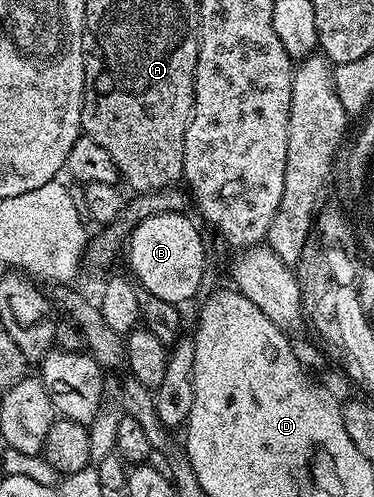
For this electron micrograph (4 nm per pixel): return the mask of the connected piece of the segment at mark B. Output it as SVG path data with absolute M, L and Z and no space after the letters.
M160 212L141 220L129 233L126 246L126 256L128 252L130 266L139 280L137 283L154 294L156 298L177 306L184 305L184 302L195 296L202 284L206 270L206 252L202 236L187 216L181 212Z

